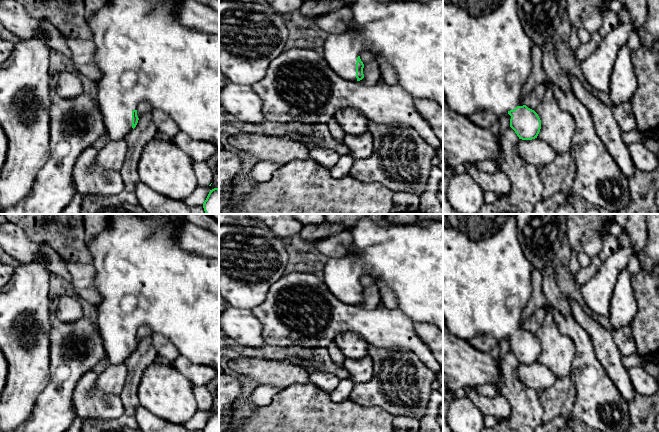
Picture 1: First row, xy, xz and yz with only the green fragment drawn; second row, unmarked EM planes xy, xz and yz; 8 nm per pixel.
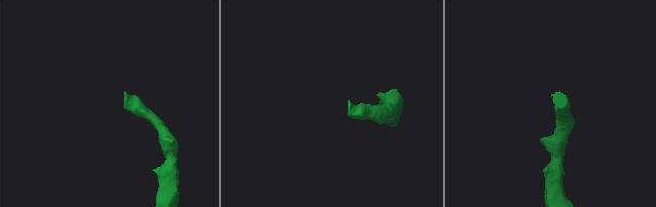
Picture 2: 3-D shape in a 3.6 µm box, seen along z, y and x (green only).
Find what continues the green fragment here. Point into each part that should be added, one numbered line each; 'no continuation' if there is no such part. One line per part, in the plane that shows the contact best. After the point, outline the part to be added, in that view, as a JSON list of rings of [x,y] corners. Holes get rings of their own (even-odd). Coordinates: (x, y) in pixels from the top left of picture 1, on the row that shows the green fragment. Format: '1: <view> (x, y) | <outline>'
1: xz (408, 34) | [[[355,0],[349,7],[353,16],[351,30],[338,34],[329,34],[328,37],[321,41],[322,55],[330,68],[341,78],[356,82],[356,62],[357,57],[363,51],[376,53],[383,58],[396,72],[399,85],[413,98],[424,98],[439,104],[443,108],[443,0]]]

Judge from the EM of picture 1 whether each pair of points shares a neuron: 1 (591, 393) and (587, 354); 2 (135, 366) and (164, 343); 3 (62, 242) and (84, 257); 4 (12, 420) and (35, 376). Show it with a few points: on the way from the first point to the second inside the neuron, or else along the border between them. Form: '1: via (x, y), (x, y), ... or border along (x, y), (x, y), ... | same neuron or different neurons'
1: via (591, 383), (588, 364) | same neuron
2: border along (150, 335), (150, 341), (157, 358) | different neurons
3: via (67, 242), (79, 253) | same neuron
4: via (13, 409), (24, 387) | same neuron

